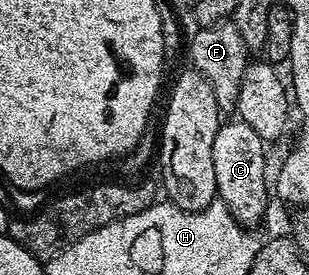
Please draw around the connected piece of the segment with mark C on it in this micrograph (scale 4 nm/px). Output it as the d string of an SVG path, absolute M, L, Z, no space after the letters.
M239 121L221 122L214 137L214 181L219 202L230 209L230 213L244 227L255 228L255 223L268 211L270 199L270 171L264 156L266 141L250 129L250 125Z

